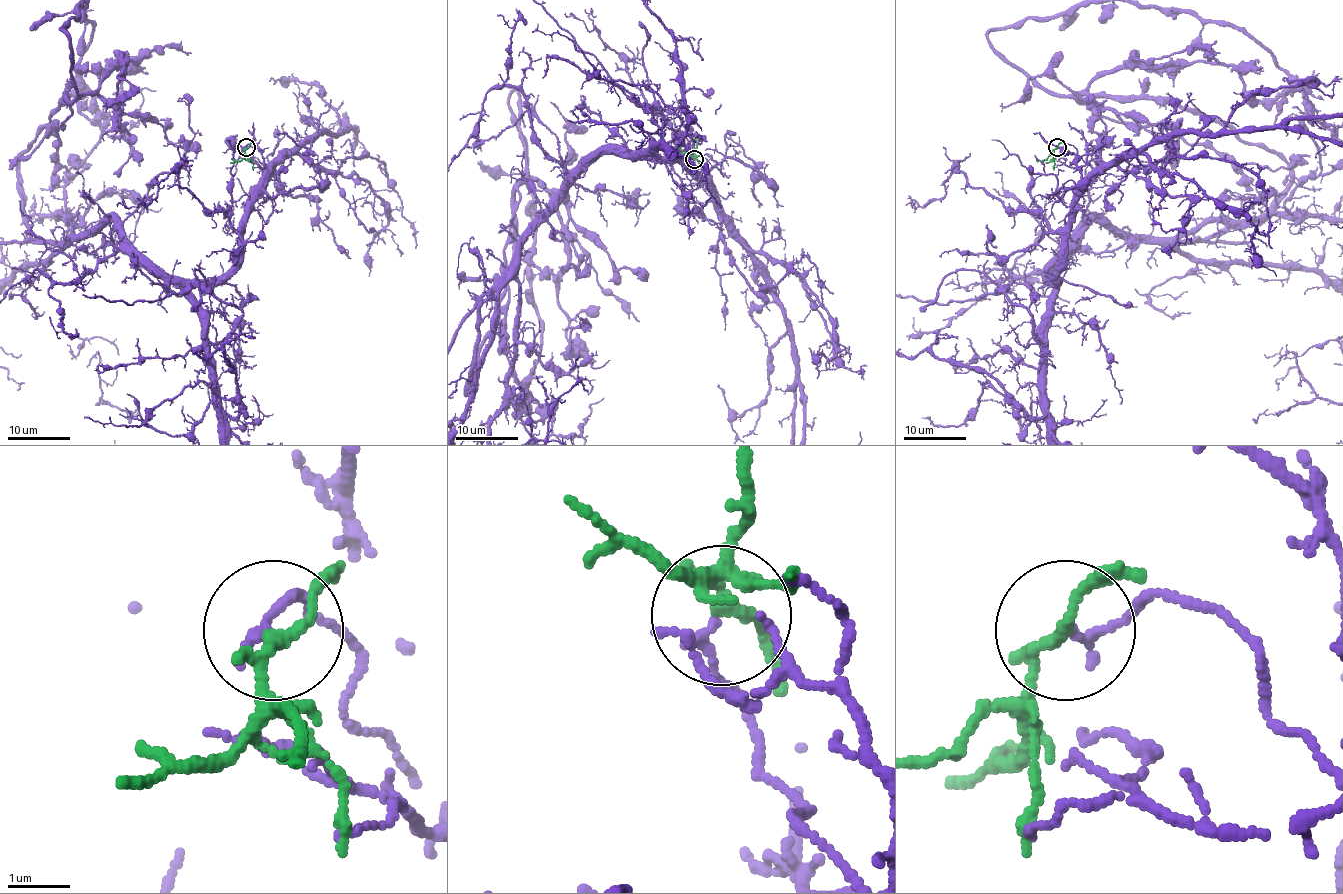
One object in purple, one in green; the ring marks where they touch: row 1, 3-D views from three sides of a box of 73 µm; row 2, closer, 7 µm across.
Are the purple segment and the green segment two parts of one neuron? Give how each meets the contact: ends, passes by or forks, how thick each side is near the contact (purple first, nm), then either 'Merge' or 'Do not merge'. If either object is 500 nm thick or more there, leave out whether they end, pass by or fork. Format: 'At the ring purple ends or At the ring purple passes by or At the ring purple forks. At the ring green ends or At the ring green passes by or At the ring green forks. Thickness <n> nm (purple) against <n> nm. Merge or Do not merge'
At the ring purple ends. At the ring green passes by. Thickness 150 nm (purple) against 180 nm. Do not merge

